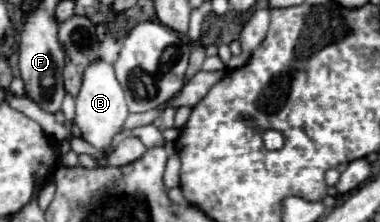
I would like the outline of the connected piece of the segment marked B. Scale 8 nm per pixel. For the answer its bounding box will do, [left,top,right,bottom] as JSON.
[74,60,128,150]

